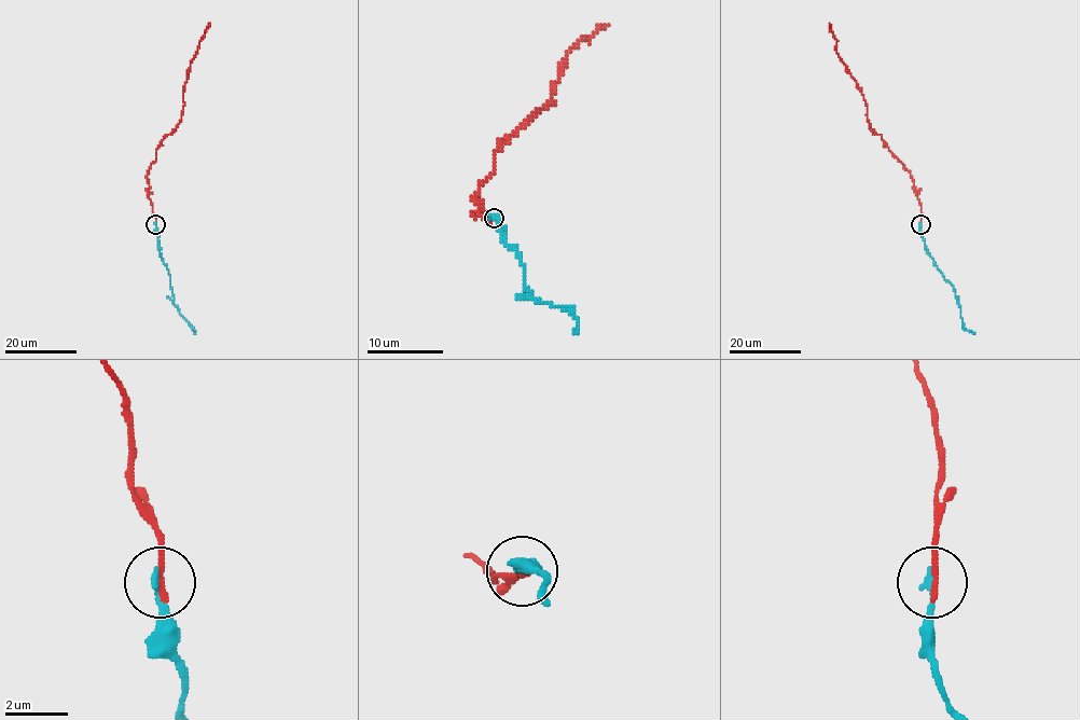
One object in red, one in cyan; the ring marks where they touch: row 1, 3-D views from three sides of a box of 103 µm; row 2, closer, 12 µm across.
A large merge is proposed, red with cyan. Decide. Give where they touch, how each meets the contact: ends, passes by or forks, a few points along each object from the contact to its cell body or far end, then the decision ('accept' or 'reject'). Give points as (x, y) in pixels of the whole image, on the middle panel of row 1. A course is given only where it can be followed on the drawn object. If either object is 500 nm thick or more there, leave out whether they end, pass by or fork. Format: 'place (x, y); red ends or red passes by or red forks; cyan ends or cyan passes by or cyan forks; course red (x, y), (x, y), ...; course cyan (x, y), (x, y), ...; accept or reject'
place (494, 218); red ends; cyan ends; course red (493, 218), (478, 210), (475, 197), (493, 172), (495, 153), (554, 101), (550, 98), (565, 56), (607, 24); course cyan (493, 218), (500, 225), (502, 239), (517, 252), (531, 296), (567, 309), (577, 321), (575, 334); accept

